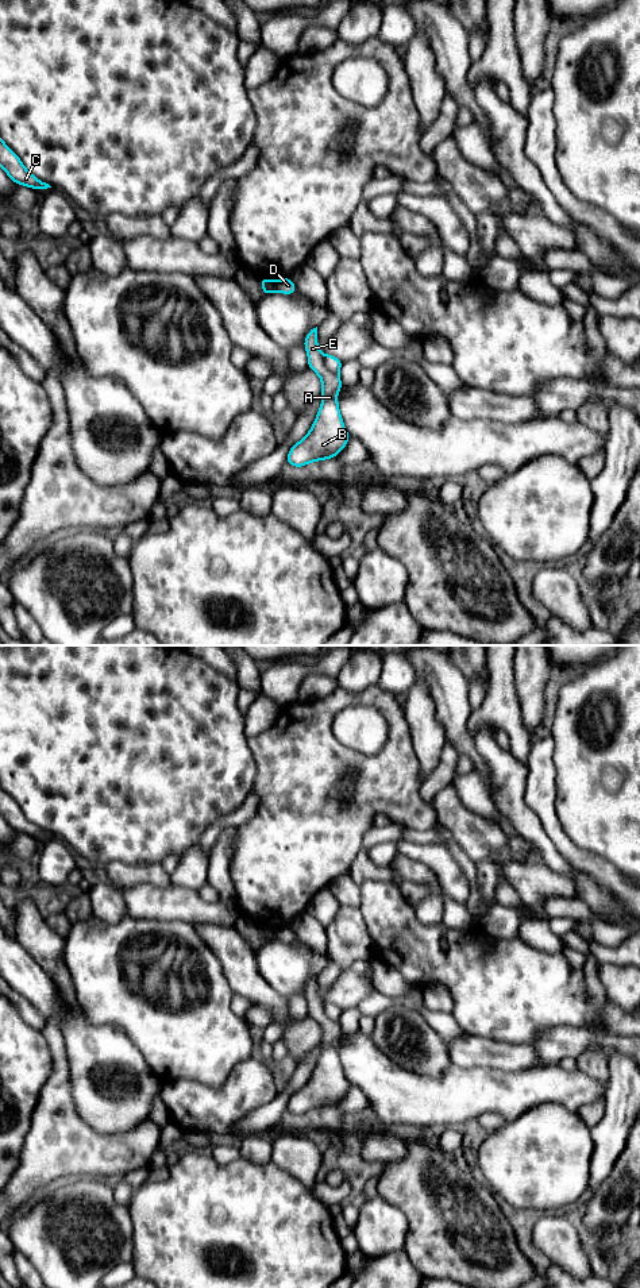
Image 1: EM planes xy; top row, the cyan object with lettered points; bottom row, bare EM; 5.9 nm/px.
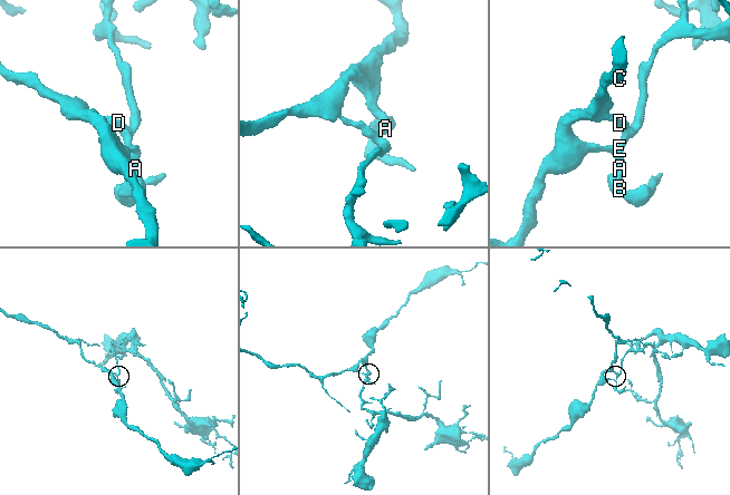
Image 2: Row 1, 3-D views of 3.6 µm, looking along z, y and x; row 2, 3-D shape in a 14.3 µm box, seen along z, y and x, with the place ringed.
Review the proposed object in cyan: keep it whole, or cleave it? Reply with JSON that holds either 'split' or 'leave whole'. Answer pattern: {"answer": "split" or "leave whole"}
{"answer": "split"}

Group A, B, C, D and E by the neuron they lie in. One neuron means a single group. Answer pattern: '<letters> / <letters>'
A B D E / C

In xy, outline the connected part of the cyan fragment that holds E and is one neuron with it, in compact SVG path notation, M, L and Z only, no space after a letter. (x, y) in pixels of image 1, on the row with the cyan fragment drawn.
M317 327L309 331L304 347L308 354L308 367L321 379L323 401L311 431L302 440L293 444L286 456L286 462L294 467L335 458L351 437L344 428L336 398L343 387L340 377L324 365L324 354L317 347Z

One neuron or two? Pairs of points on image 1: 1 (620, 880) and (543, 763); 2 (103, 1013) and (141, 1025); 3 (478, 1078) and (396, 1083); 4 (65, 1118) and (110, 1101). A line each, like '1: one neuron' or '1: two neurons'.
1: one neuron
2: one neuron
3: one neuron
4: two neurons

